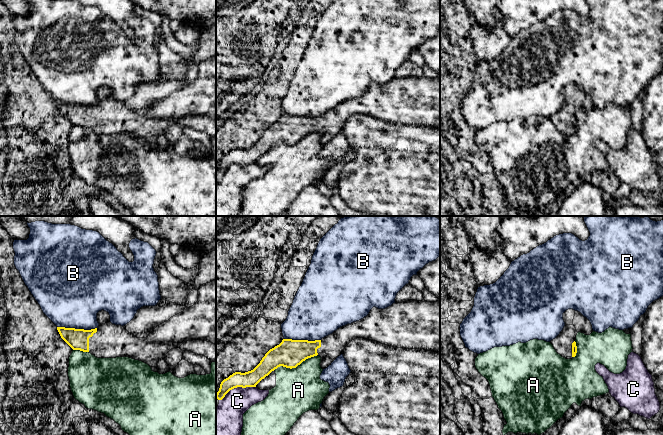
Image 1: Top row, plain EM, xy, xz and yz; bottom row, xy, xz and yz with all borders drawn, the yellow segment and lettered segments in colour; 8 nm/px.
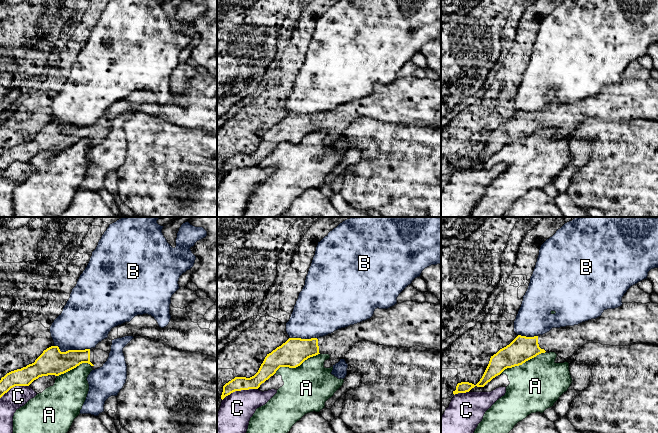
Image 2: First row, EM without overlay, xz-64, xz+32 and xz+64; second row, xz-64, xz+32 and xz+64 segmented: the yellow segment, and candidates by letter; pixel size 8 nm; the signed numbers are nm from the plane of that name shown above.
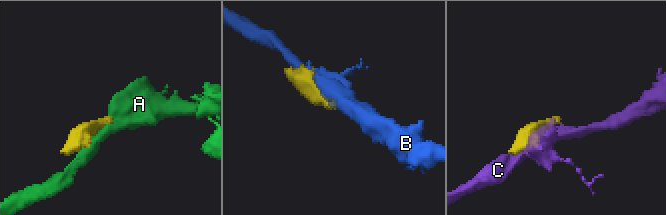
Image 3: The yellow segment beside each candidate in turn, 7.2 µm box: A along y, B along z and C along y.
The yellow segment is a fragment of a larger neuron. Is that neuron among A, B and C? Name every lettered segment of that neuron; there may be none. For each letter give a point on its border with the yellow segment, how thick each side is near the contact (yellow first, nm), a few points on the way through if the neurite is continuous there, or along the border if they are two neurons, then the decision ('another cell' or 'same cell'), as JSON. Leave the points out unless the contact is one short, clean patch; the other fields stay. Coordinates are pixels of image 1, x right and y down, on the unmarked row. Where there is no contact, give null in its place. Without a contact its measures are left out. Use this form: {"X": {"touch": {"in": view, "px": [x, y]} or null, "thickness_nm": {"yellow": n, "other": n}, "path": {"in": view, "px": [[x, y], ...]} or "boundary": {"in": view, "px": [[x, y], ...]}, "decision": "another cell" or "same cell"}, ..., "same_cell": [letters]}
{"A": {"touch": {"in": "xz", "px": [295, 143]}, "thickness_nm": {"yellow": 220, "other": 360}, "decision": "another cell"}, "B": {"touch": {"in": "xy", "px": [77, 105]}, "thickness_nm": {"yellow": 180, "other": 460}, "decision": "another cell"}, "C": {"touch": {"in": "xz", "px": [237, 162]}, "thickness_nm": {"yellow": 130, "other": 240}, "decision": "another cell"}, "same_cell": []}

